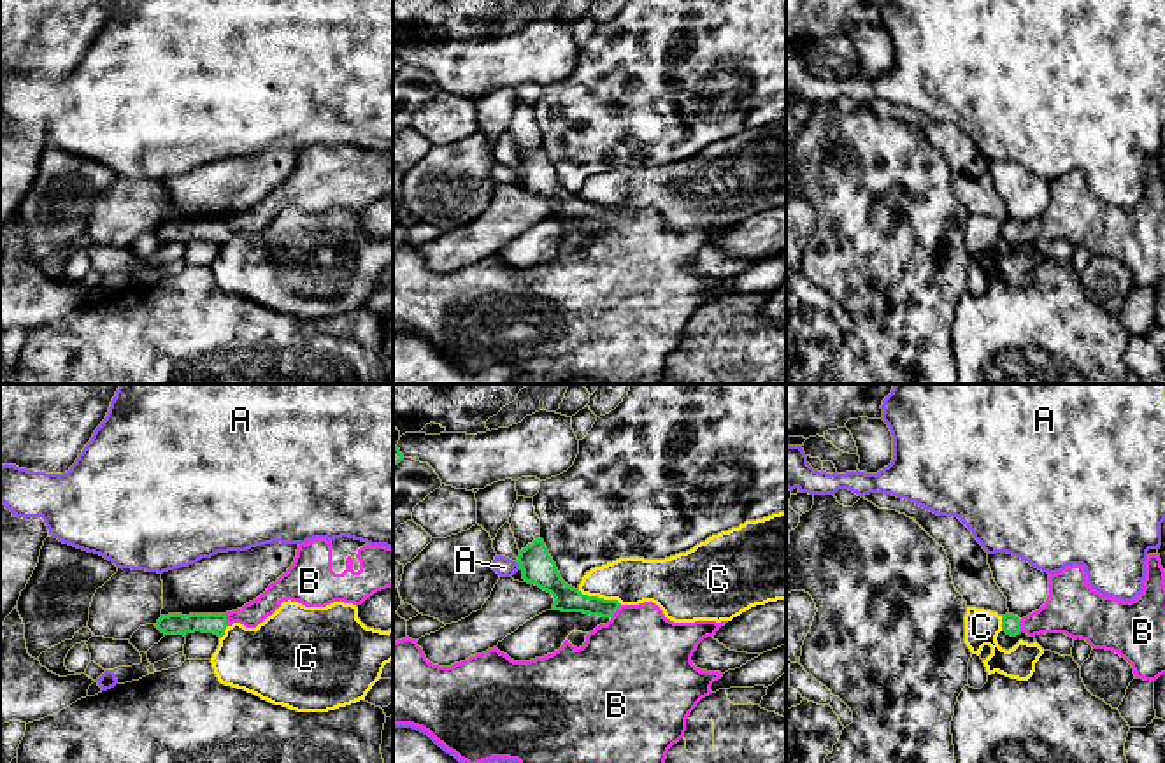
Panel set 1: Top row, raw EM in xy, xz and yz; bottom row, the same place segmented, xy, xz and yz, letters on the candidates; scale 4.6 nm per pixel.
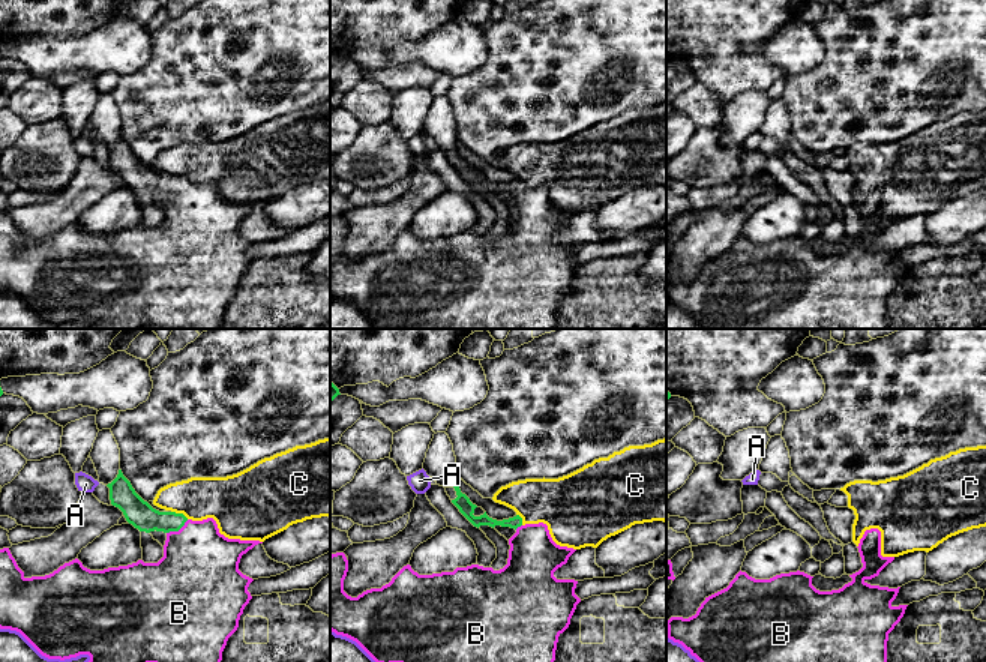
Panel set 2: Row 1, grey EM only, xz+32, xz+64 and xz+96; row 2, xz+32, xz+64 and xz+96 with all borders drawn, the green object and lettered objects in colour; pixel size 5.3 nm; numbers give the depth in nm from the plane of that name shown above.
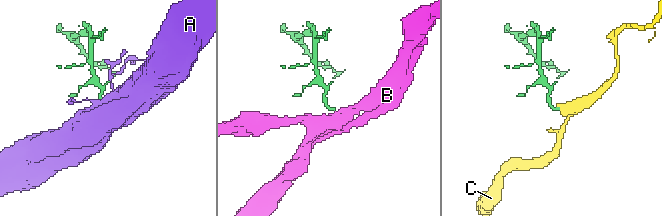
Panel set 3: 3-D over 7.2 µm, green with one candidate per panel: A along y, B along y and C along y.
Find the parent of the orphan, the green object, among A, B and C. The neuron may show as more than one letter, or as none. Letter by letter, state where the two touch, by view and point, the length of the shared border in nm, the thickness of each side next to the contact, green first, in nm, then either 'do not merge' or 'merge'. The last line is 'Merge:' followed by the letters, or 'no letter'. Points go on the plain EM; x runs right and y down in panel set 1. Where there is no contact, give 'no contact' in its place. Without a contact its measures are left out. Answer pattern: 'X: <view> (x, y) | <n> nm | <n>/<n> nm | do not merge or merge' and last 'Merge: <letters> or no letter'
A: xz (518, 171) | 40 nm | 150/90 nm | do not merge
B: xz (614, 218) | 80 nm | 120/440 nm | merge
C: xz (600, 206) | 220 nm | 120/220 nm | do not merge
Merge: B

